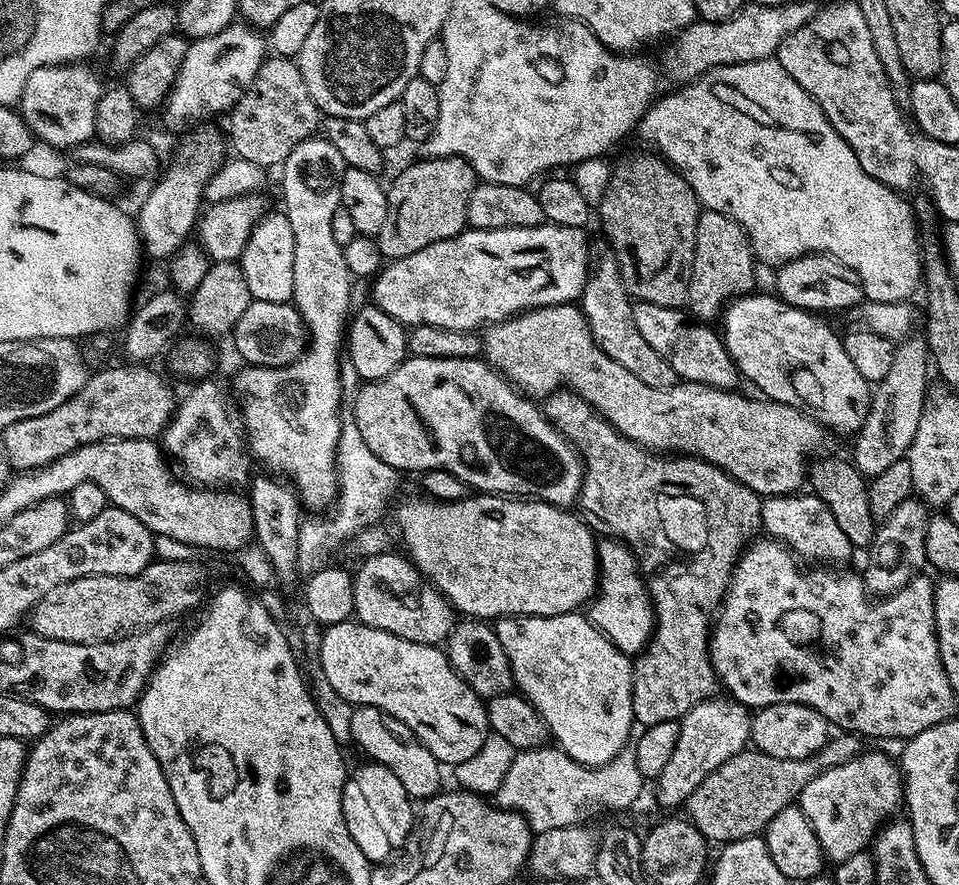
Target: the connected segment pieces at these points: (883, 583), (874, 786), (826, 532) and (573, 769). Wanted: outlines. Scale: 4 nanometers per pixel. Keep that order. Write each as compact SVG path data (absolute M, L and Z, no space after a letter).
M919 498L902 501L893 512L879 521L876 536L866 549L868 561L864 564L862 579L865 588L876 598L895 596L902 586L921 575L926 564L926 526L930 519L929 509Z
M861 751L850 762L814 777L798 797L798 806L810 822L825 857L835 862L851 858L871 845L882 825L904 804L904 778L899 763L884 752Z
M814 494L800 496L769 496L760 505L760 526L771 539L783 542L797 557L805 556L808 562L819 562L824 566L840 566L843 560L854 555L850 538L838 527L830 506Z
M543 744L517 751L494 800L499 807L522 815L537 834L579 823L586 808L596 804L624 810L639 798L642 783L644 777L629 753L620 753L601 768L585 768L556 745Z

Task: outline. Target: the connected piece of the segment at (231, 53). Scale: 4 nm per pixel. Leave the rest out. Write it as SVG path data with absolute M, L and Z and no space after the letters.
M234 22L222 34L191 41L178 78L166 97L172 103L170 112L205 112L209 118L215 117L216 112L227 113L242 98L264 59L265 37L243 22Z

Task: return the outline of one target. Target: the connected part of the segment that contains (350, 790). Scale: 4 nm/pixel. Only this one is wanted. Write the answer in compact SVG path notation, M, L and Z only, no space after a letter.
M364 762L361 768L353 767L344 781L342 814L346 830L350 830L350 838L358 842L358 850L362 850L370 862L383 862L403 848L414 823L412 807L414 801L406 794L402 782L398 782L398 777L381 764Z

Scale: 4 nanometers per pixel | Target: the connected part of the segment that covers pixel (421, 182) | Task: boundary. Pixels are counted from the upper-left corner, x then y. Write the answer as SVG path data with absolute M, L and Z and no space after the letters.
M447 156L446 158L419 158L408 164L387 185L388 205L386 206L386 223L374 239L380 247L385 261L400 260L406 254L414 254L422 250L422 246L430 246L434 242L449 240L465 231L468 224L468 207L470 194L476 189L478 177L476 171L462 158Z

